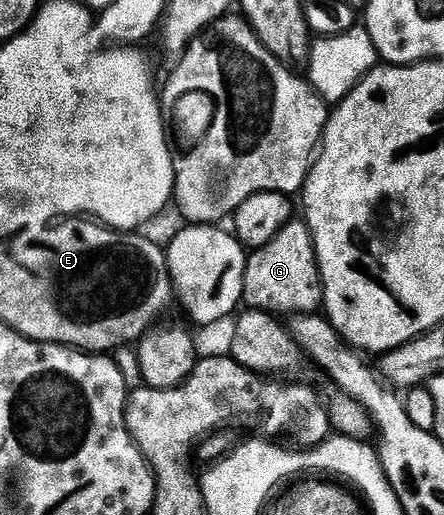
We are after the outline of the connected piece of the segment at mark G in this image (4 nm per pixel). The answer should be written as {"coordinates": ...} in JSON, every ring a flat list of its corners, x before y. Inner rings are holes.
{"coordinates":[[303,219,288,221,266,246,255,249,248,256,244,271,243,303,249,309,261,312,290,312,289,314,312,314,323,305,324,279,320,277,320,263,312,241,312,231]]}

